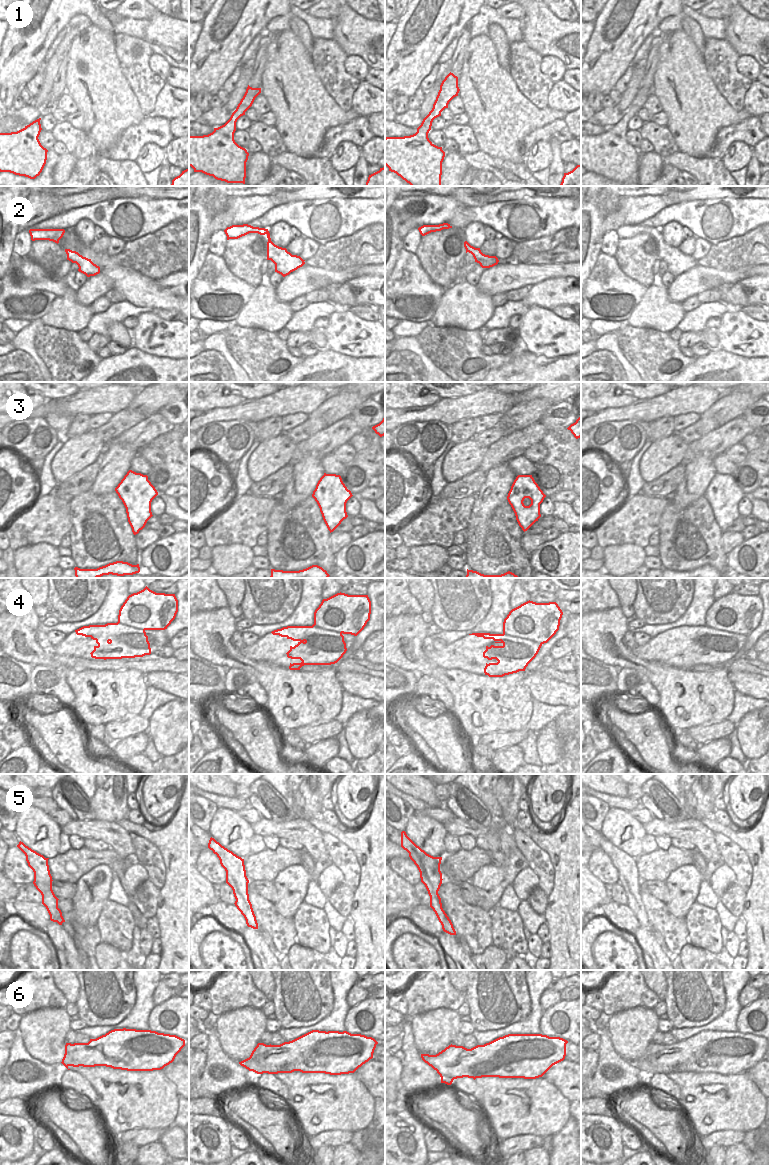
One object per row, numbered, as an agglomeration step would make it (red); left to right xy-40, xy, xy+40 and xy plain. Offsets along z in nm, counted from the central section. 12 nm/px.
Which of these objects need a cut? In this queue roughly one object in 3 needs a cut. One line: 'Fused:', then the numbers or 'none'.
Fused: 3, 6

